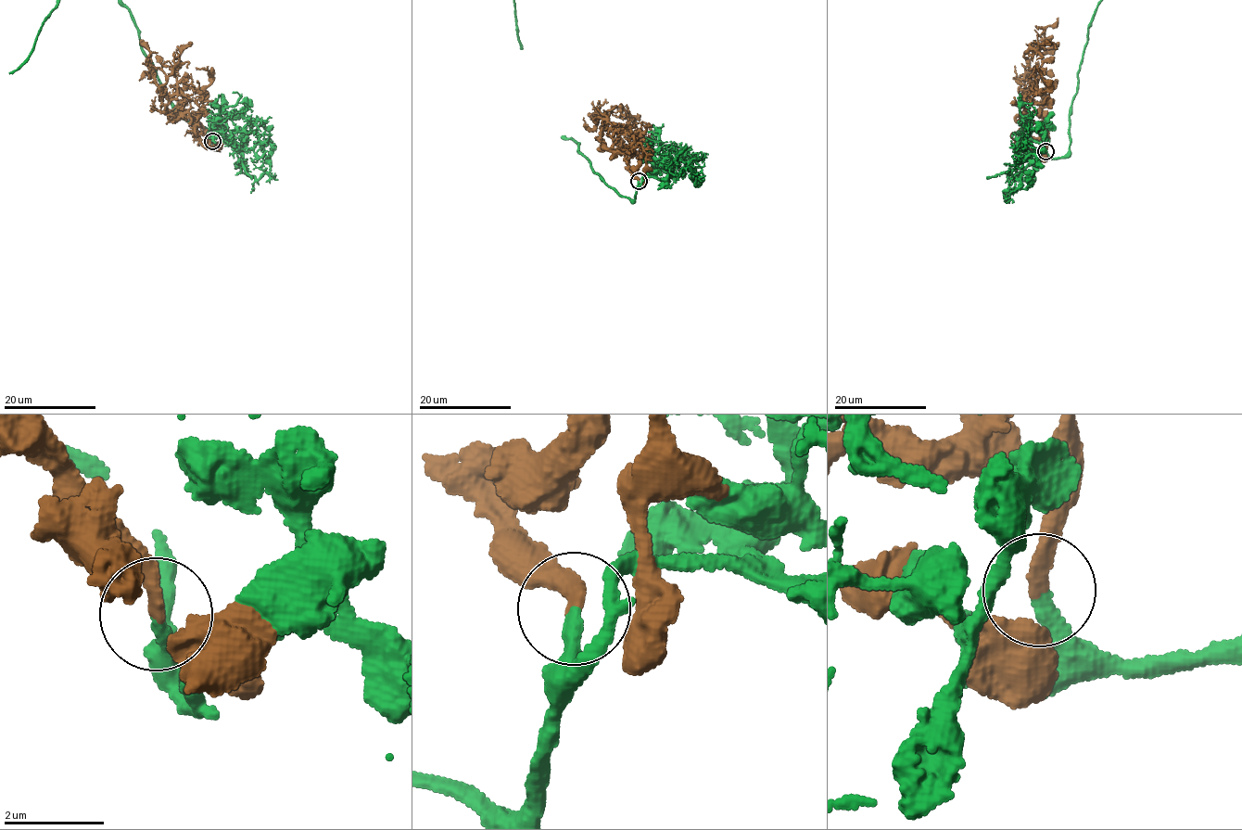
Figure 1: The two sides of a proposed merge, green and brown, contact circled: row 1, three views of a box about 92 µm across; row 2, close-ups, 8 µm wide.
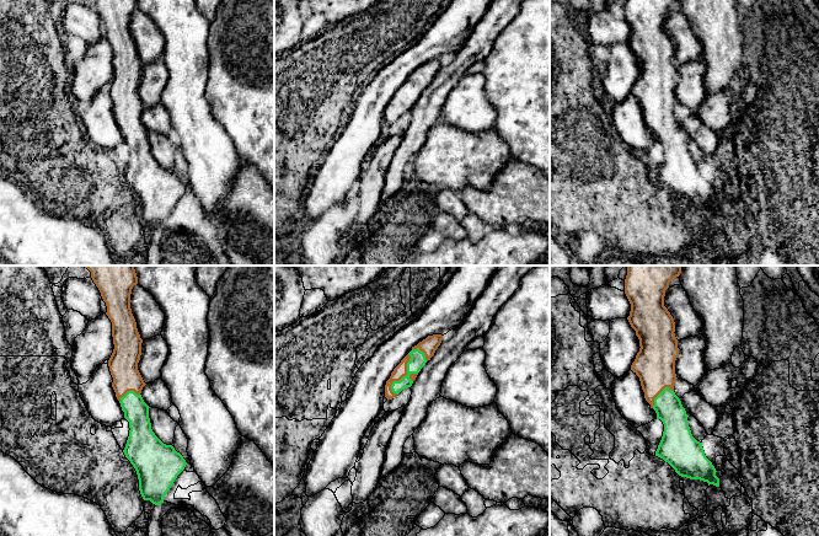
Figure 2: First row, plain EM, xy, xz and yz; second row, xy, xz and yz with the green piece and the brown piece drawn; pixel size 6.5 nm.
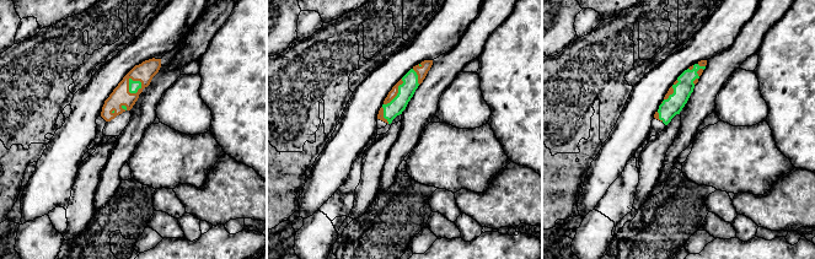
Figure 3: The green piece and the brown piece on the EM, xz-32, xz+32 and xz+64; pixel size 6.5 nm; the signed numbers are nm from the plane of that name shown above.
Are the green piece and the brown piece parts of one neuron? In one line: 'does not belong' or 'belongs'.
belongs

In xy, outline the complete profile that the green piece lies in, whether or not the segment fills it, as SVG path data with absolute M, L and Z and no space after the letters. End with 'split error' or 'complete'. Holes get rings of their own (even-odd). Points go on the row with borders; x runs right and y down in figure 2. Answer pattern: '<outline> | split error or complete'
M84 266L91 272L91 278L98 288L107 306L106 315L112 322L112 337L114 349L108 360L112 387L121 403L124 418L129 422L129 436L123 450L125 457L136 471L139 491L144 500L150 500L159 505L164 503L166 493L170 491L177 476L184 470L187 462L172 445L164 444L152 432L149 418L149 406L141 397L141 390L146 385L138 370L141 355L143 339L136 328L135 318L130 309L130 294L138 284L134 266Z | split error

